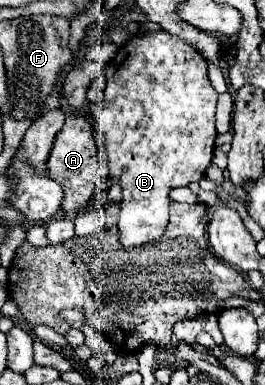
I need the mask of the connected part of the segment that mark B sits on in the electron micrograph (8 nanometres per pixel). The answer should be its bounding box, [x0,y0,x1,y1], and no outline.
[89,32,217,248]

